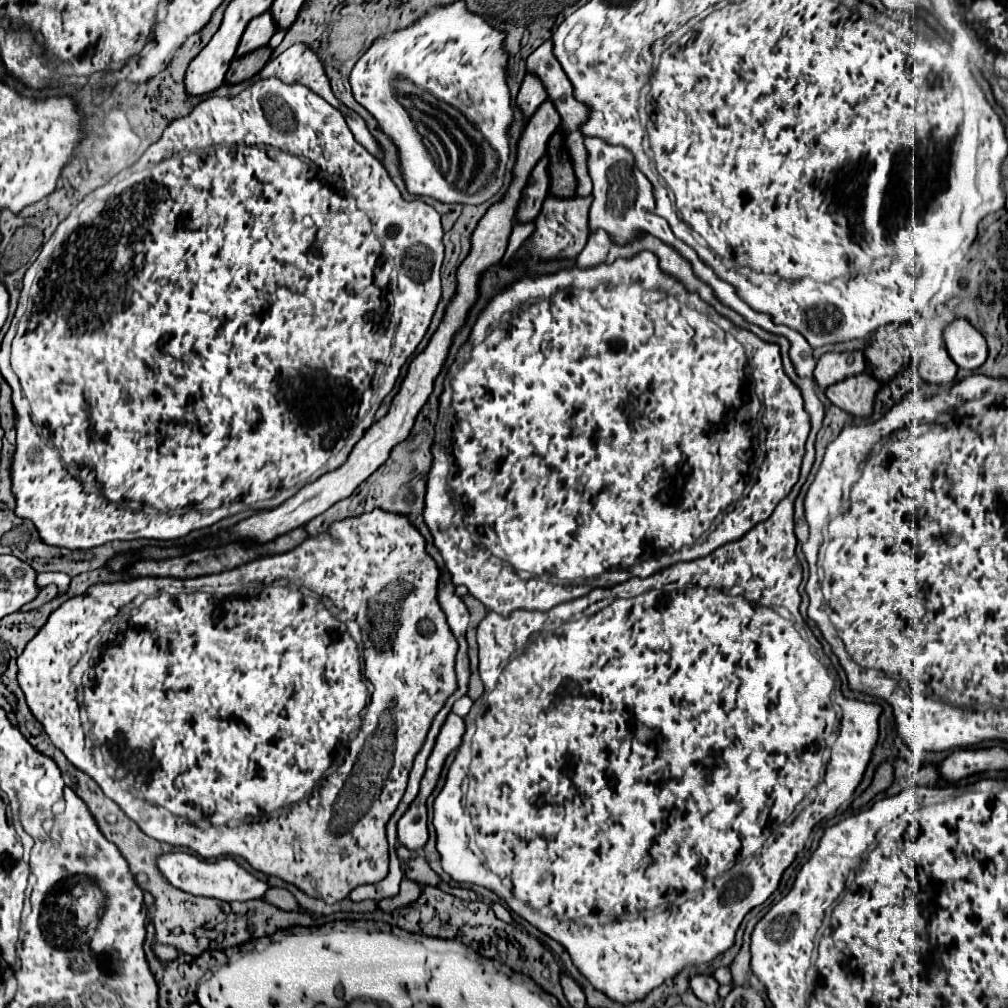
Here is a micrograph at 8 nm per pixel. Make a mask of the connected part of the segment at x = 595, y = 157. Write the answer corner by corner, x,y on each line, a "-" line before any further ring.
585,138
585,148
587,148
587,170
589,170
589,176
591,176
591,182
593,182
593,204
589,208
589,234
593,234
597,228
609,232
609,236
613,236
613,242
615,244
629,244
629,240
637,240
637,236
641,236
641,232
649,232
653,236
657,236
661,242
669,244
673,250
681,252
681,256
685,256
685,260
689,260
693,272
697,272
697,278
699,280
705,280
711,288
713,288
713,294
717,296
717,300
721,300
721,304
725,304
727,308
733,308
737,314
741,314
747,322
751,324
757,324
759,328
767,330
767,332
773,332
773,334
779,334
779,336
785,336
791,344
791,360
793,360
793,366
795,366
795,372
799,376
807,376
807,378
813,378
813,370
815,370
815,358
813,358
813,348
807,344
807,340
787,328
787,326
777,326
771,322
771,318
767,314
761,314
761,312
755,312
751,310
737,294
735,294
735,288
729,286
727,282
719,280
717,276
713,276
713,270
707,268
695,254
693,248
689,248
687,244
683,244
681,240
677,240
667,222
661,220
659,216
655,216
655,198
651,194
651,184
649,180
643,176
643,172
635,170
633,168
633,158
629,156
629,152
623,148
623,146
609,146
605,144
601,138

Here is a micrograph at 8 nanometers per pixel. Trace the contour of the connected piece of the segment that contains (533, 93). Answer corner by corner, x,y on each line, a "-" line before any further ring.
527,74
519,88
515,104
525,118
531,118
535,114
535,110
545,102
545,98
547,98
547,94
545,94
545,88
541,86
539,78
533,74

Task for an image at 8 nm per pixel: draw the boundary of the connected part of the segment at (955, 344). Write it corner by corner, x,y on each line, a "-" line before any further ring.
955,320
947,326
945,346
949,356
961,370
973,372
987,360
985,338
967,320

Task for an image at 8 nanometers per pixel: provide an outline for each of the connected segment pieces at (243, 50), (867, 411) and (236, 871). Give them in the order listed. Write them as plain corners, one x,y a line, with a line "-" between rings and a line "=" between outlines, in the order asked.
263,12
261,16
253,18
247,24
247,28
245,28
243,36
241,36
241,44
237,46
235,58
237,56
245,56
245,54
249,54
249,52
265,46
275,32
277,32
277,26
275,26
275,22
273,22
273,18
271,18
269,12
=
863,372
859,376
851,376
833,384
825,394
831,400
831,404
839,406
847,414
869,418
873,412
873,402
879,386
881,384
873,380
871,374
=
173,852
173,854
163,854
157,858
157,866
161,870
161,874
175,886
181,888
185,892
191,892
195,896
209,896
209,898
217,898
217,900
253,900
253,898
263,898
265,892
269,890
267,882
257,880
255,876
251,876
247,870
243,870
241,866
235,864
235,860
231,858
223,858
217,862
205,862
199,860
193,854
185,854
185,852

